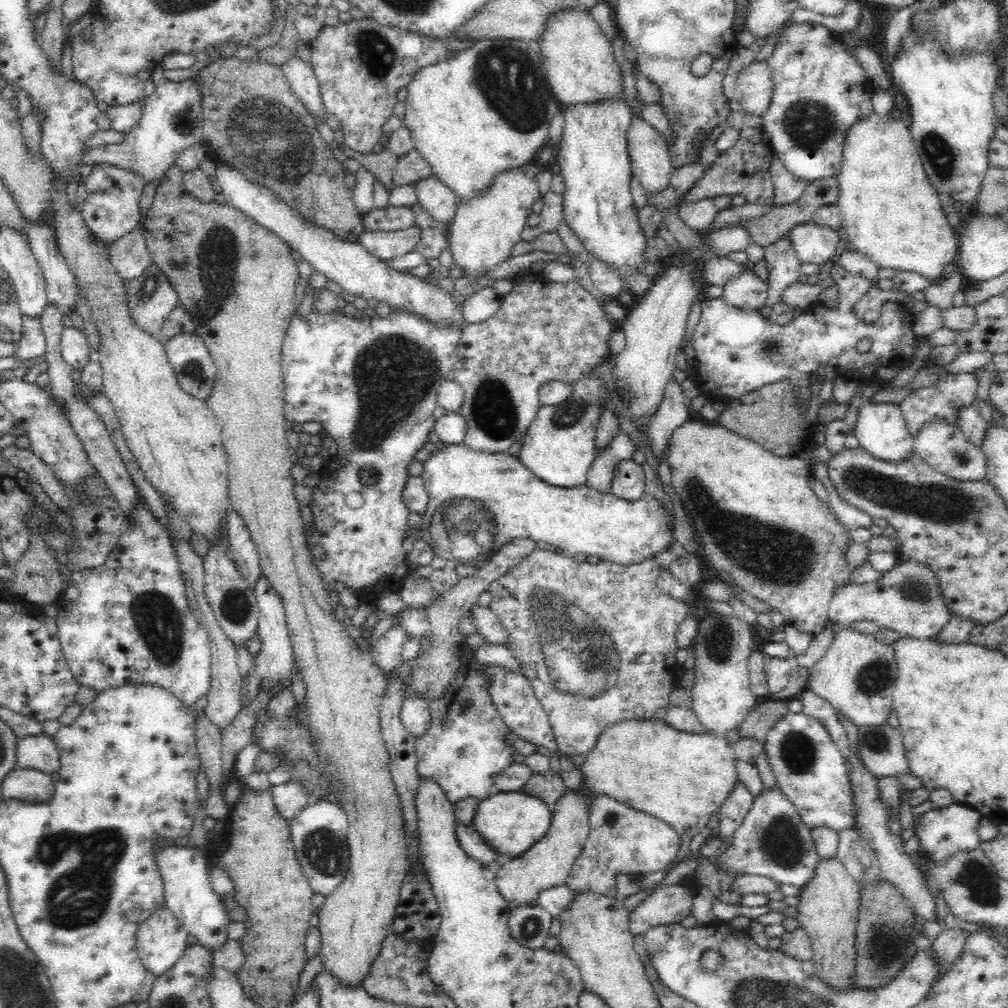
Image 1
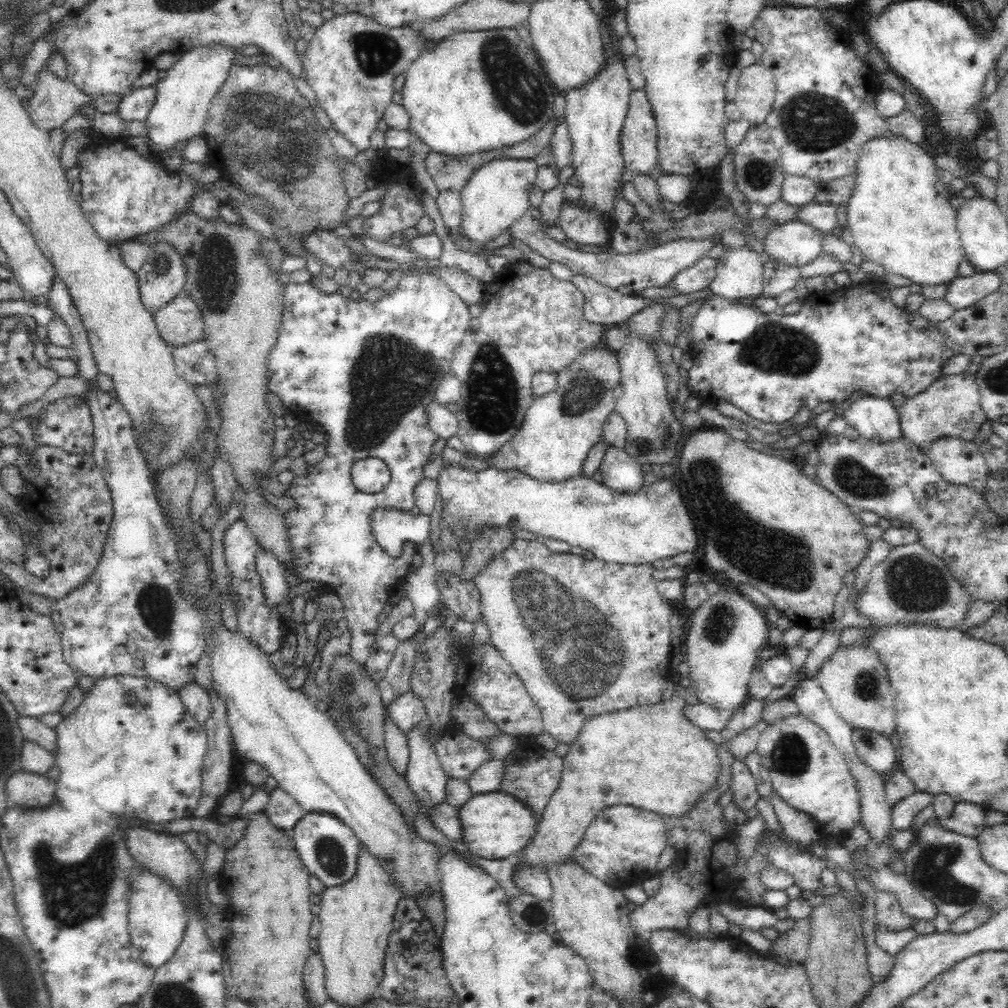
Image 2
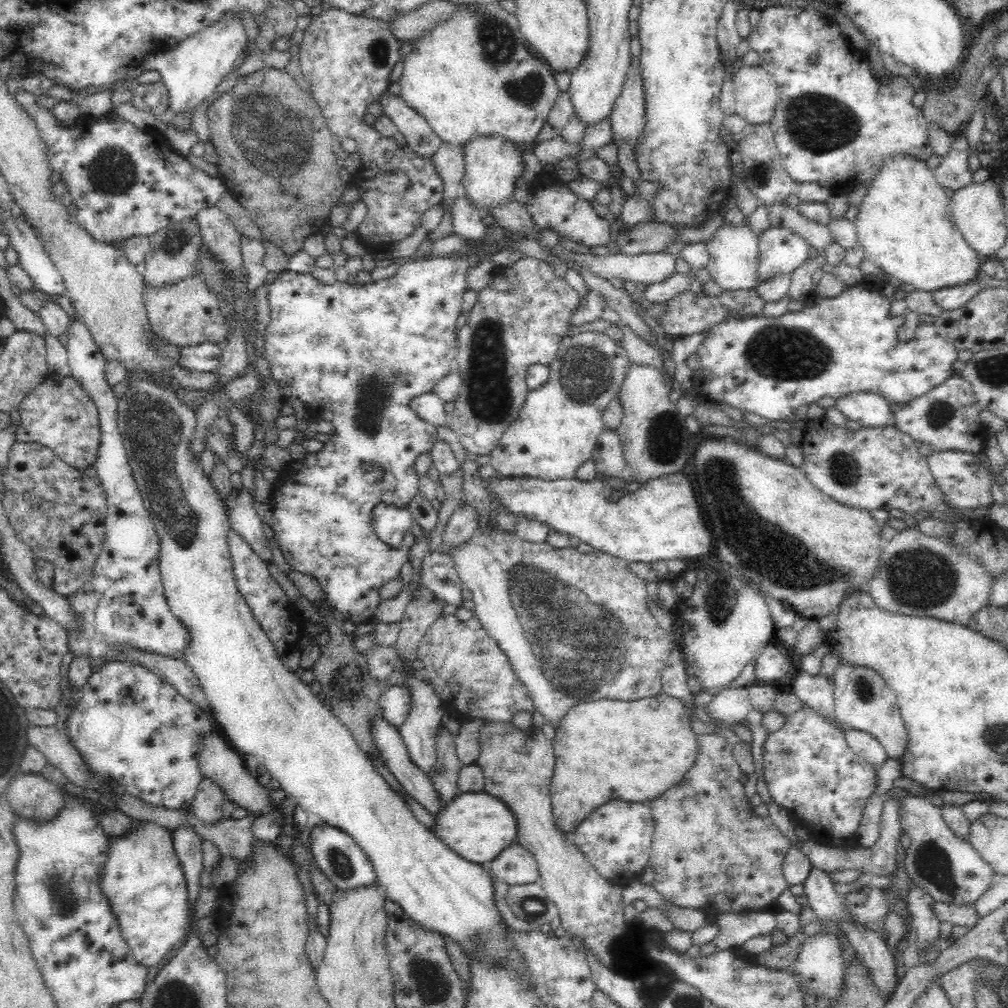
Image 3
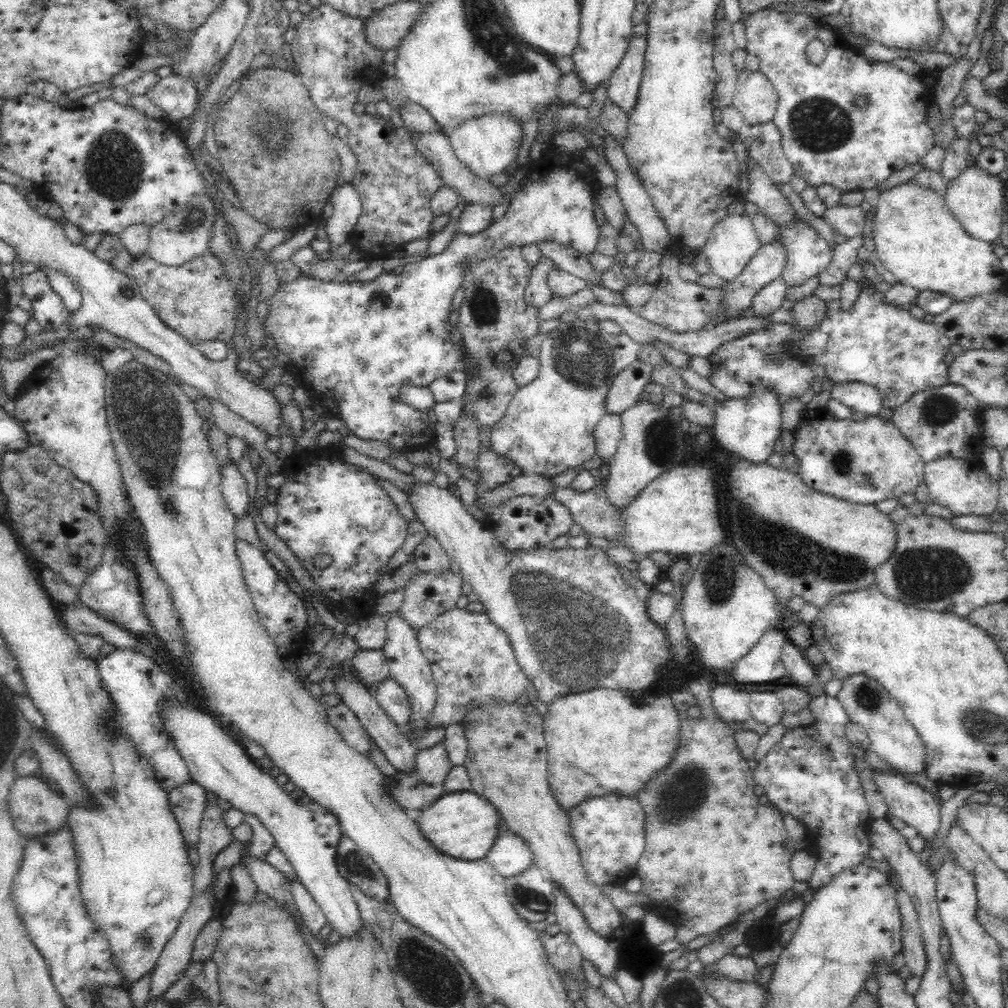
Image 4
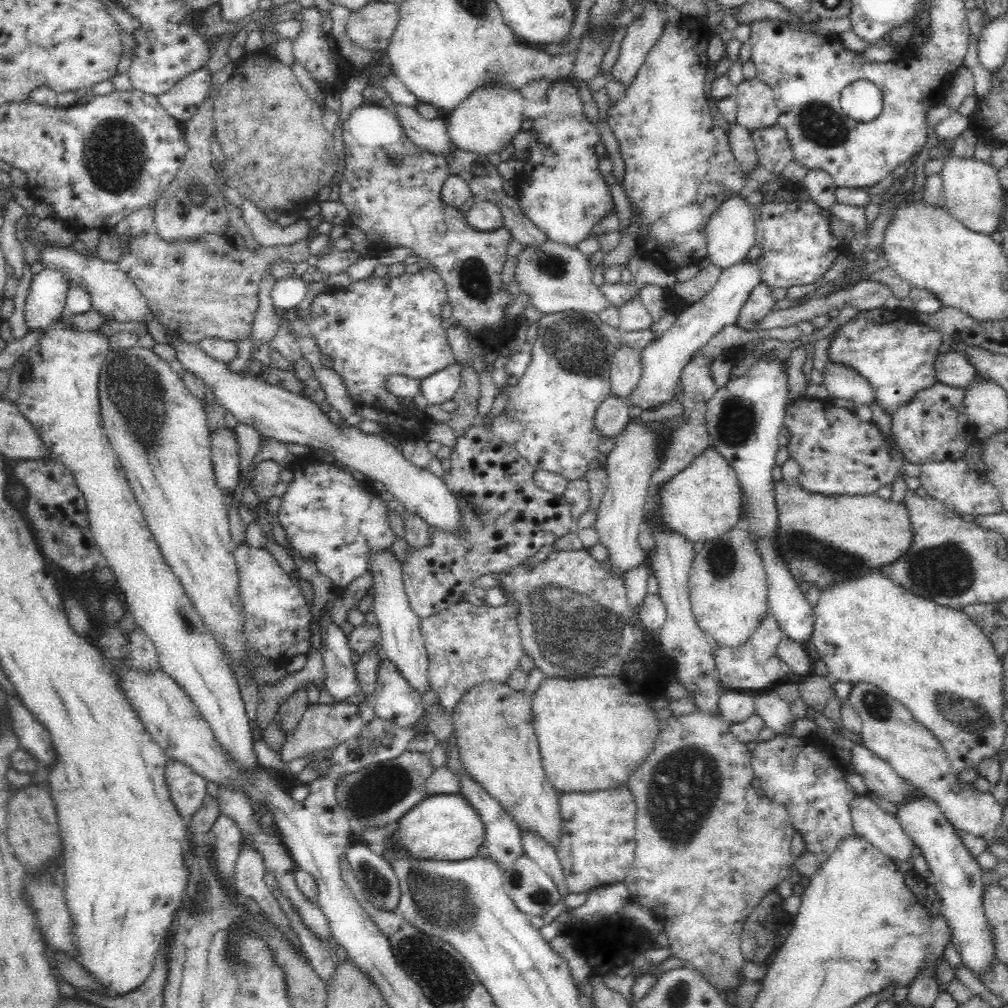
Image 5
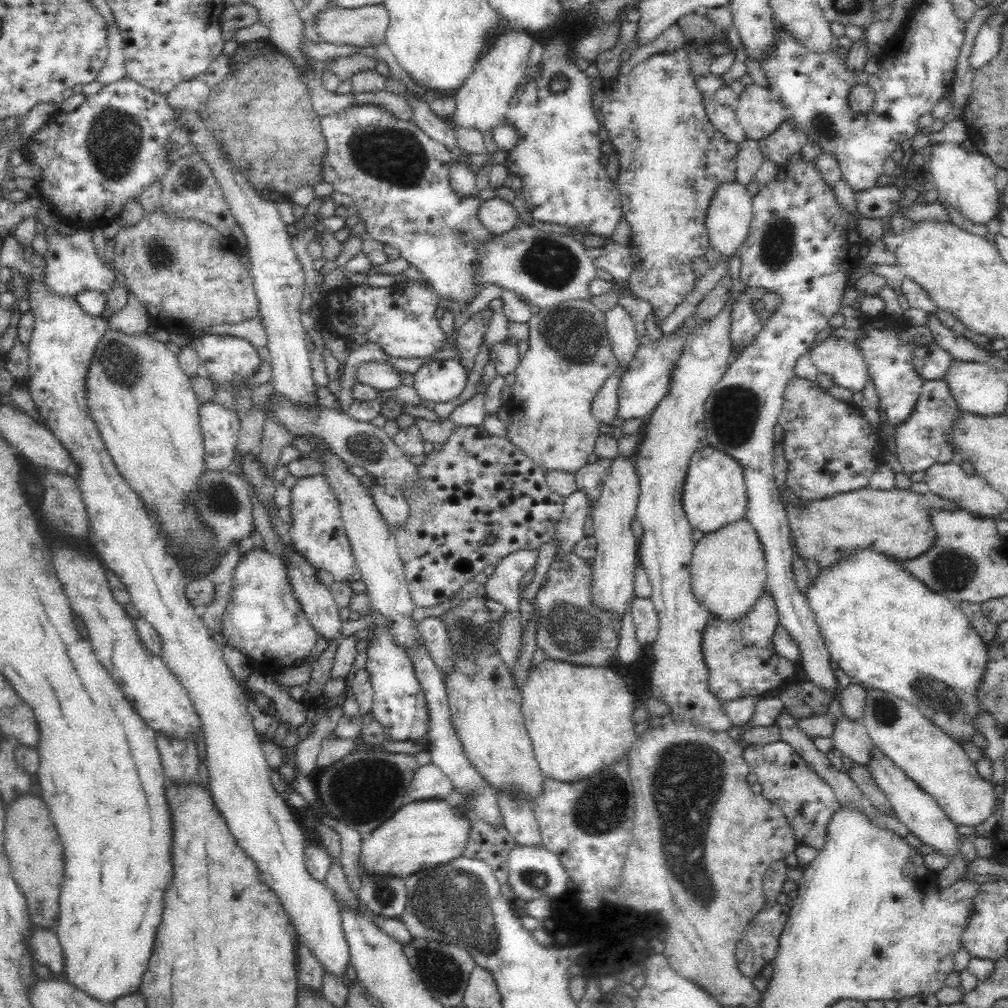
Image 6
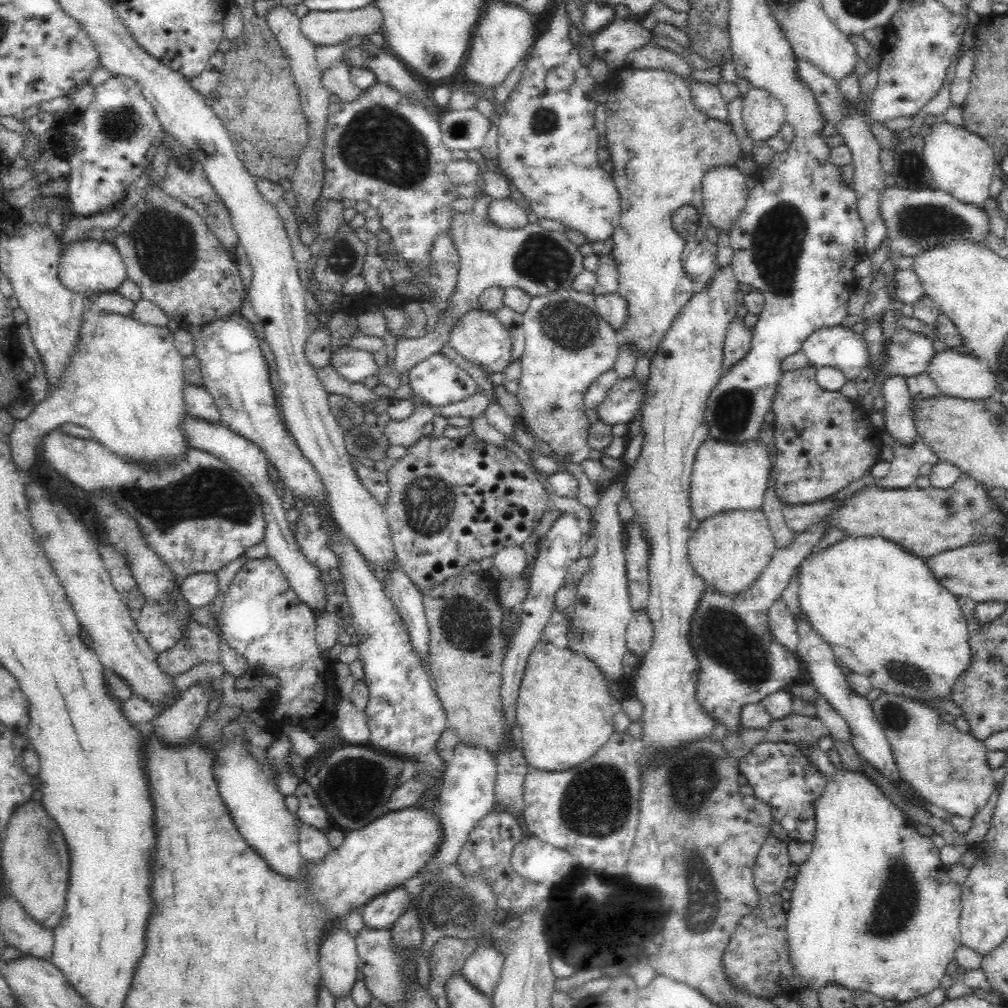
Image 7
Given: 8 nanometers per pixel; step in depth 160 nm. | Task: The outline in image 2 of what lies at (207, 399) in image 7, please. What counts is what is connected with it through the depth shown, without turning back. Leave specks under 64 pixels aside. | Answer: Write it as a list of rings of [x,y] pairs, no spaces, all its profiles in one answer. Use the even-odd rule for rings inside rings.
[[[259,549],[257,552],[255,565],[262,582],[266,607],[273,609],[281,606],[289,591],[282,565],[270,551],[266,552],[264,549]]]

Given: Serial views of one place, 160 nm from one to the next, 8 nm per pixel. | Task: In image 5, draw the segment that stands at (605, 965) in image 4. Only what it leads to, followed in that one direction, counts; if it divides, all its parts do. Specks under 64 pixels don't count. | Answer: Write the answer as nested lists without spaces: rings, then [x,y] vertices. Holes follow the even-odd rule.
[[[528,831],[521,833],[521,837],[525,855],[537,862],[542,870],[550,875],[550,879],[554,881],[558,889],[560,903],[562,900],[567,903],[567,896],[572,892],[567,889],[564,871],[554,847],[548,845],[546,841],[542,841],[542,837],[532,835]]]

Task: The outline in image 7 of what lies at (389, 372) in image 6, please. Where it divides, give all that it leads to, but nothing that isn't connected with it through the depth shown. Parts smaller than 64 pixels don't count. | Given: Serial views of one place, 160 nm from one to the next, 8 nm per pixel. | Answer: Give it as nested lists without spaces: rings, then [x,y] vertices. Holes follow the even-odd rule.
[[[340,347],[332,356],[331,365],[342,378],[355,383],[363,383],[378,373],[378,365],[373,354],[366,350]]]

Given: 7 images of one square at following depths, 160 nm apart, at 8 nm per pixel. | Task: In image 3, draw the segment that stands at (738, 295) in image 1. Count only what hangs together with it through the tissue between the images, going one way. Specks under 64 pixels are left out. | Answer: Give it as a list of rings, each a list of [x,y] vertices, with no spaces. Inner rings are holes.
[[[724,223],[716,234],[706,244],[710,260],[707,270],[710,278],[718,283],[722,290],[752,290],[759,283],[759,234],[756,234],[749,225],[732,226]]]

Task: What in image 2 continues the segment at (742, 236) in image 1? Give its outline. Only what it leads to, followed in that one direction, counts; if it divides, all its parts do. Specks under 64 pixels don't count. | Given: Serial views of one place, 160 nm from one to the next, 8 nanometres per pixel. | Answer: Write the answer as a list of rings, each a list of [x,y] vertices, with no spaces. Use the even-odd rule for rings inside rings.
[[[526,214],[526,216],[518,219],[509,230],[514,239],[526,243],[532,250],[536,250],[538,254],[545,256],[550,261],[566,265],[574,274],[578,274],[578,272],[585,274],[600,284],[613,289],[618,289],[622,285],[630,286],[632,293],[639,293],[651,286],[667,286],[672,277],[690,268],[697,260],[708,257],[709,252],[714,250],[714,246],[721,243],[715,242],[712,240],[713,238],[703,240],[682,238],[660,243],[652,250],[627,255],[615,253],[615,255],[600,259],[596,253],[572,250],[572,248],[552,240],[548,234],[542,231],[540,225],[540,221],[534,219],[530,214]]]

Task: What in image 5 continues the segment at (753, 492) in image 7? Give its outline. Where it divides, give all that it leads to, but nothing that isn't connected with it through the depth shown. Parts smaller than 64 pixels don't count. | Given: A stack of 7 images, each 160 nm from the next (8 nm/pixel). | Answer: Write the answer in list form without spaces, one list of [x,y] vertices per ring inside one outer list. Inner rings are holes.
[[[712,447],[708,449],[704,449],[704,454],[700,454],[697,458],[694,458],[694,461],[684,470],[681,471],[678,475],[675,475],[671,480],[668,480],[666,483],[663,483],[662,487],[659,487],[659,490],[656,491],[657,498],[657,506],[649,511],[649,514],[644,516],[644,523],[646,523],[648,532],[653,536],[653,532],[660,527],[660,529],[670,529],[670,531],[674,531],[674,533],[678,533],[682,535],[682,537],[686,537],[686,540],[690,541],[690,543],[700,542],[704,544],[708,541],[713,541],[715,538],[721,537],[725,532],[732,530],[734,527],[743,524],[742,514],[744,510],[744,492],[740,487],[737,475],[735,471],[730,467],[728,461],[726,461],[722,454],[719,454]]]

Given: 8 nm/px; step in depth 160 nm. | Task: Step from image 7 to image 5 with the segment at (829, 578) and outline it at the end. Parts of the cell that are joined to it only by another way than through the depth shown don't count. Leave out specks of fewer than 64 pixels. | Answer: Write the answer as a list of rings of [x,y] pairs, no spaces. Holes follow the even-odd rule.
[[[878,568],[864,578],[820,591],[813,615],[810,641],[824,660],[828,676],[833,681],[868,682],[903,703],[912,717],[938,739],[952,773],[976,769],[982,761],[998,756],[1007,735],[1002,712],[1006,704],[1002,659],[992,641],[963,610],[916,596],[892,583]]]

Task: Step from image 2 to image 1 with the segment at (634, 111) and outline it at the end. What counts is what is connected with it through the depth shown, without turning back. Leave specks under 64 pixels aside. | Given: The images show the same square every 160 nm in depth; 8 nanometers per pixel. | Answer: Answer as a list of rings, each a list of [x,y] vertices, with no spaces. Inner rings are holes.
[[[634,115],[627,132],[628,152],[633,177],[640,181],[646,195],[653,195],[669,187],[675,169],[666,139]]]

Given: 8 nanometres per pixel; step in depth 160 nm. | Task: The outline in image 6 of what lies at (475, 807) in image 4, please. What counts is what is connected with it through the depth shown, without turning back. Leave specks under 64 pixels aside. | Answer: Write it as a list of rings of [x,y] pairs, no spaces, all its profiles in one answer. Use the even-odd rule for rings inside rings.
[[[432,798],[404,803],[385,823],[363,839],[360,868],[370,874],[389,874],[403,880],[422,868],[432,868],[464,854],[469,842],[472,817],[451,799]]]

